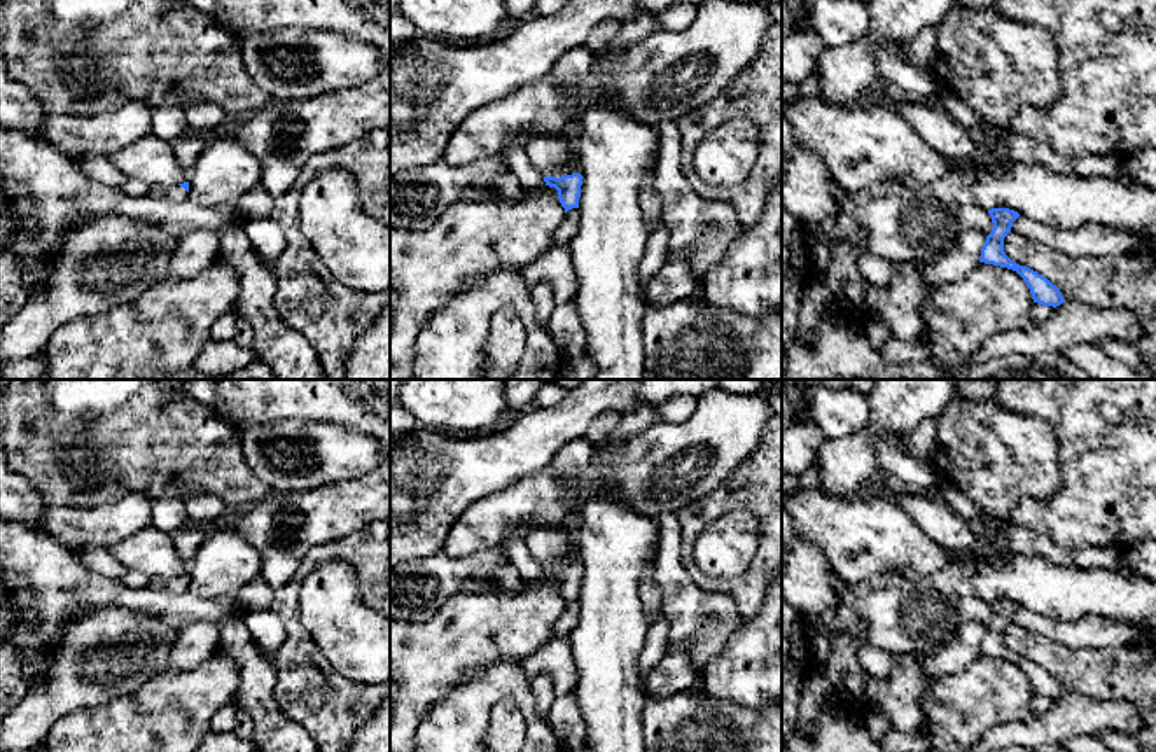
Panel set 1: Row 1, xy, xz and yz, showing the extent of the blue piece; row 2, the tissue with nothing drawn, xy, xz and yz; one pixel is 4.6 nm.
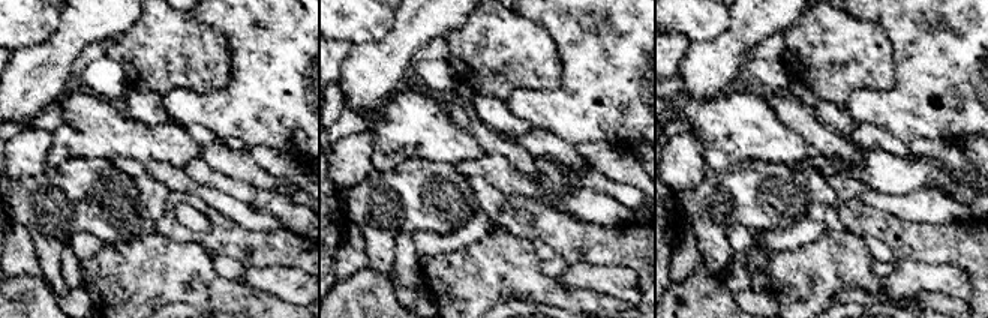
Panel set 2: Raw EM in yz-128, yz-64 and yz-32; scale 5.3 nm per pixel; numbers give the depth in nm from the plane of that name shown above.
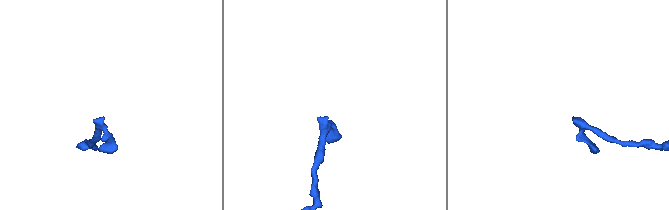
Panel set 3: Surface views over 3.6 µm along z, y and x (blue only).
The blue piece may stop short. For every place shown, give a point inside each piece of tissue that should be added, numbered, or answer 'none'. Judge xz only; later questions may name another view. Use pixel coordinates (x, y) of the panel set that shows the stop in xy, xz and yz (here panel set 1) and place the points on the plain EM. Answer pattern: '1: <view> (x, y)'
1: xz (548, 546)

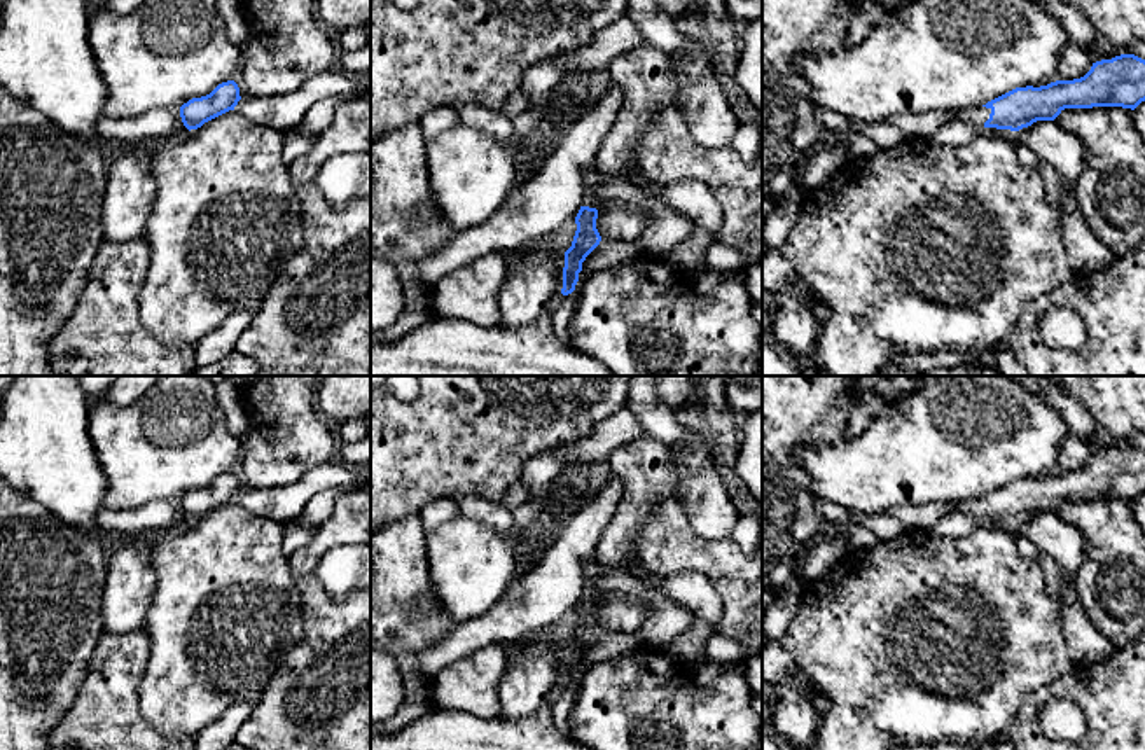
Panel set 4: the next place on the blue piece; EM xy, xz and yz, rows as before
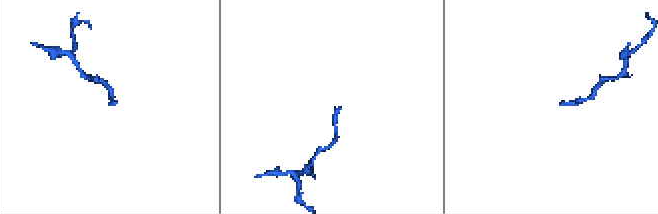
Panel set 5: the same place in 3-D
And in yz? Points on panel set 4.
1: yz (978, 507)

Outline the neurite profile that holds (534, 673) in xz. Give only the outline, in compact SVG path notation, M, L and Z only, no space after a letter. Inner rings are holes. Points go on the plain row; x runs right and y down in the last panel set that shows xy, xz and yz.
M526 638L510 652L498 682L498 715L503 720L533 717L544 703L554 699L563 680L565 645Z

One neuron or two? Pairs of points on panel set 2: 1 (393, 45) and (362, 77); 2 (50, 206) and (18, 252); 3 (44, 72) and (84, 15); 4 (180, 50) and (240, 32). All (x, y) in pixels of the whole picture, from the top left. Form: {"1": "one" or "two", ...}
{"1": "one", "2": "two", "3": "one", "4": "two"}

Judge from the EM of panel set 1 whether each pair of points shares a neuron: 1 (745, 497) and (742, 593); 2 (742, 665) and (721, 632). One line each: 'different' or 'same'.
1: same
2: different

